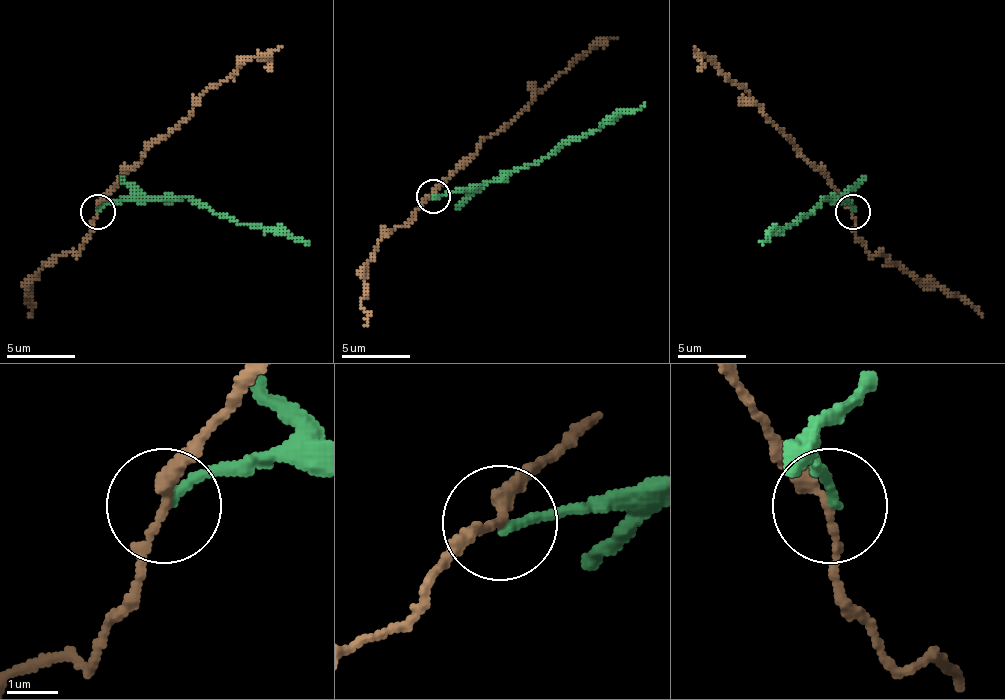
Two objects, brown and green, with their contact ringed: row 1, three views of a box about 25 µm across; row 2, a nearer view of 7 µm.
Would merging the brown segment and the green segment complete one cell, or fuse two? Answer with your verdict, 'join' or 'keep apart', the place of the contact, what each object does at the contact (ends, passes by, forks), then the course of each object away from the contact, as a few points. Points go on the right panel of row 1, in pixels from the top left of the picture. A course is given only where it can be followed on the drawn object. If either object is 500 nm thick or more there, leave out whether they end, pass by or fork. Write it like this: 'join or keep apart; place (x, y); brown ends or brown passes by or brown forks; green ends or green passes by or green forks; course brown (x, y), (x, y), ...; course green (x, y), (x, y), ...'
keep apart; place (853, 211); brown passes by; green ends; course brown (852, 211), (742, 87), (694, 46); course green (852, 211), (848, 200), (824, 197), (794, 224), (776, 228), (759, 241)

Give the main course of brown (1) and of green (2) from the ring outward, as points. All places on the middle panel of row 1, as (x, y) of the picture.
1: (432, 195), (545, 86), (583, 55), (617, 38)
2: (432, 195), (484, 188), (528, 168), (576, 137), (617, 120), (644, 103)

